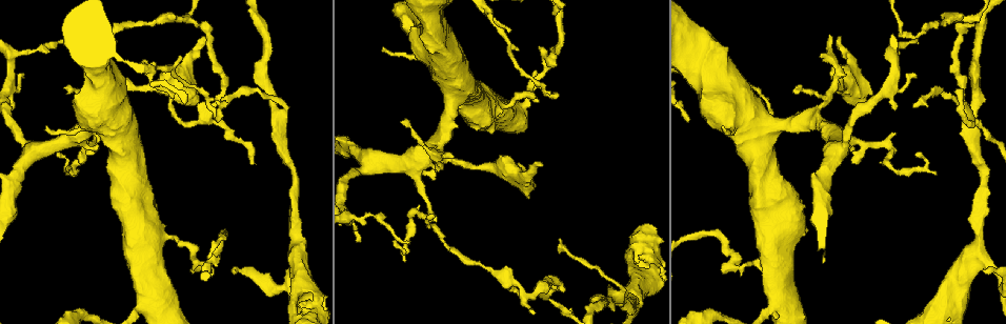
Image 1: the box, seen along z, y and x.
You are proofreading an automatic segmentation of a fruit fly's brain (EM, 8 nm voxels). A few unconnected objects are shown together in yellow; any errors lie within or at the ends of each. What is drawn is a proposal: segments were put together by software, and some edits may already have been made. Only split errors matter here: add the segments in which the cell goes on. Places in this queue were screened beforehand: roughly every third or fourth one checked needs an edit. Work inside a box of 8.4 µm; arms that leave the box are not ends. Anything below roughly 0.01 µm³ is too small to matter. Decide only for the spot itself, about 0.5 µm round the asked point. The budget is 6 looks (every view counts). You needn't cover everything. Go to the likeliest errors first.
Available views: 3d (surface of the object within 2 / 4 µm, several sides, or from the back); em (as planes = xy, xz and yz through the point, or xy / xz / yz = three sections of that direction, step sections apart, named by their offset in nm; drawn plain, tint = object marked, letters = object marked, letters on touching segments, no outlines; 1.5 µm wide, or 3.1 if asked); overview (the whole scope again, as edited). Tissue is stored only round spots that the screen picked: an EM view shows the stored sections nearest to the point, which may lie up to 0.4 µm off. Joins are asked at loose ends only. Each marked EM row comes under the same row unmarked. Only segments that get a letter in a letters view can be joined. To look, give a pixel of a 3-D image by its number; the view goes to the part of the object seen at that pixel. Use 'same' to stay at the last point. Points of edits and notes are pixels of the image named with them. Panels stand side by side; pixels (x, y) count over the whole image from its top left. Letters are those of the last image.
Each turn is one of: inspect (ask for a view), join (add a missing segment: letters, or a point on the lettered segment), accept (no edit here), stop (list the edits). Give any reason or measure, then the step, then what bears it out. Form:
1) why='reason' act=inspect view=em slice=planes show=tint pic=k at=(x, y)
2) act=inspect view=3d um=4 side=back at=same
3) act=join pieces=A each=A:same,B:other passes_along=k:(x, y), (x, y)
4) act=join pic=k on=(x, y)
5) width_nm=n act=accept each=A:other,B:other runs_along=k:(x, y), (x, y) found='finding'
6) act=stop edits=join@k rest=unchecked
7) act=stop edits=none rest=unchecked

why='free end' act=inspect view=3d um=2 pic=1 at=(840, 37)

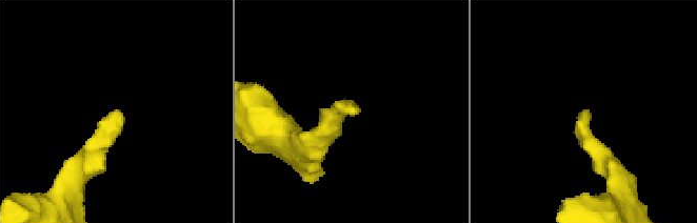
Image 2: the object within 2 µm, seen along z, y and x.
why='now the EM' act=inspect view=em slice=planes show=letters pic=2 at=(588, 110)

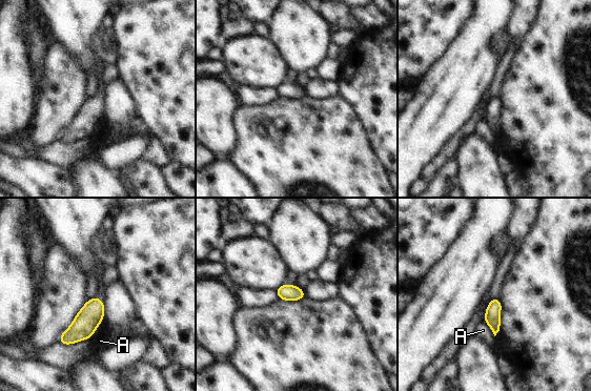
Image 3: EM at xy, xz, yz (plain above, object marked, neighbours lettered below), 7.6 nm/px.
width_nm=120 act=accept each=A:other border=3:(483, 321), (488, 325), (494, 336) found='no lettered segment goes on from it'

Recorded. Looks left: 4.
why='tapers out' act=inspect view=em slice=yz step=4 show=letters pic=1 at=(956, 89)

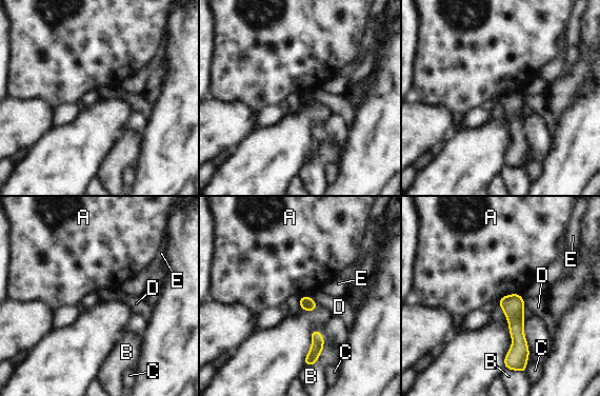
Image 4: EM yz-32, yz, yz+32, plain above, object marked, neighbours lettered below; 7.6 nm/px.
why='another direction' act=inspect view=em slice=planes show=letters at=same

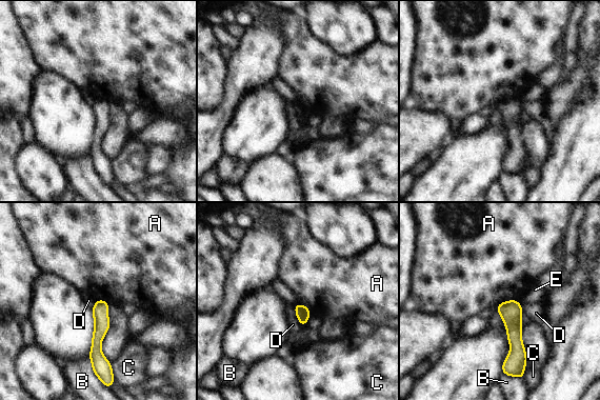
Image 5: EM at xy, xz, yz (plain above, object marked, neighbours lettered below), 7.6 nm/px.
width_nm=110 act=accept each=A:other,B:other,C:other,D:other,E:other found='none of them fits'

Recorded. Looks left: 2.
why='branch stops here' act=inspect view=3d um=4 pic=1 at=(558, 94)

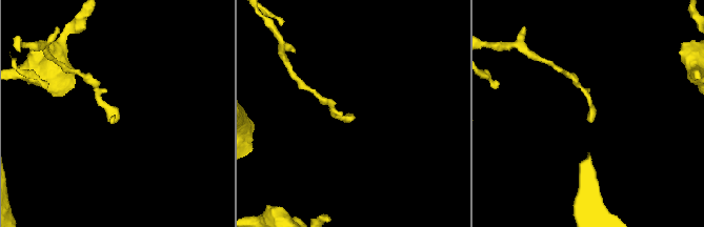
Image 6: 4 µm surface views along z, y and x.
act=inspect view=em slice=planes show=letters pic=6 at=(587, 117)

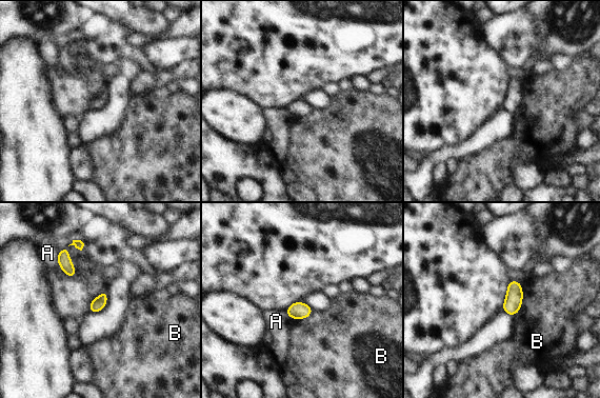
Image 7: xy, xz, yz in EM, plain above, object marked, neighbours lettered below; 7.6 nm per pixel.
act=accept each=A:other,B:other border=7:(522, 284), (522, 303), (514, 316) found='none of them fits'

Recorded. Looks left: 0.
act=stop edits=none rest=unchecked

